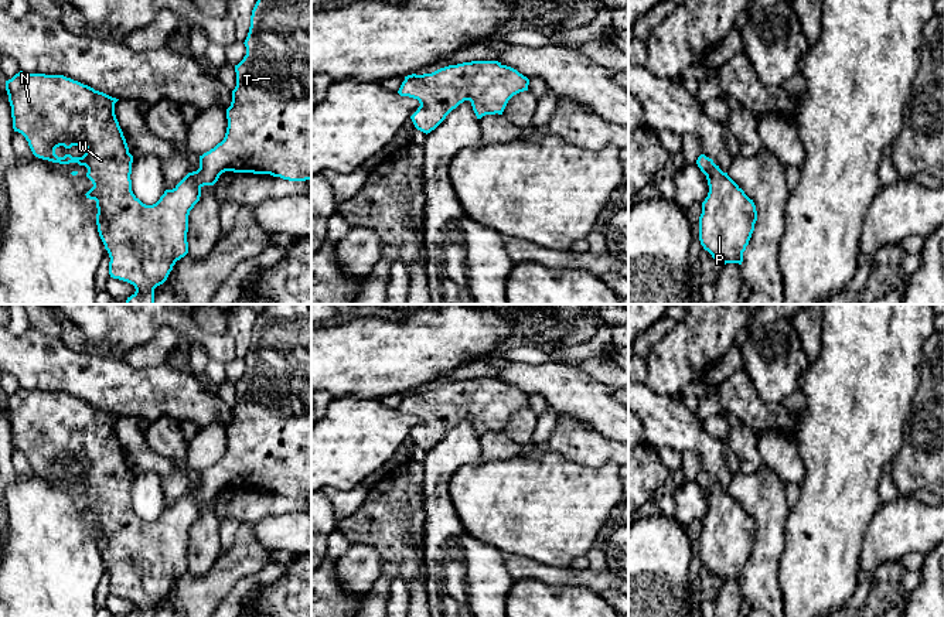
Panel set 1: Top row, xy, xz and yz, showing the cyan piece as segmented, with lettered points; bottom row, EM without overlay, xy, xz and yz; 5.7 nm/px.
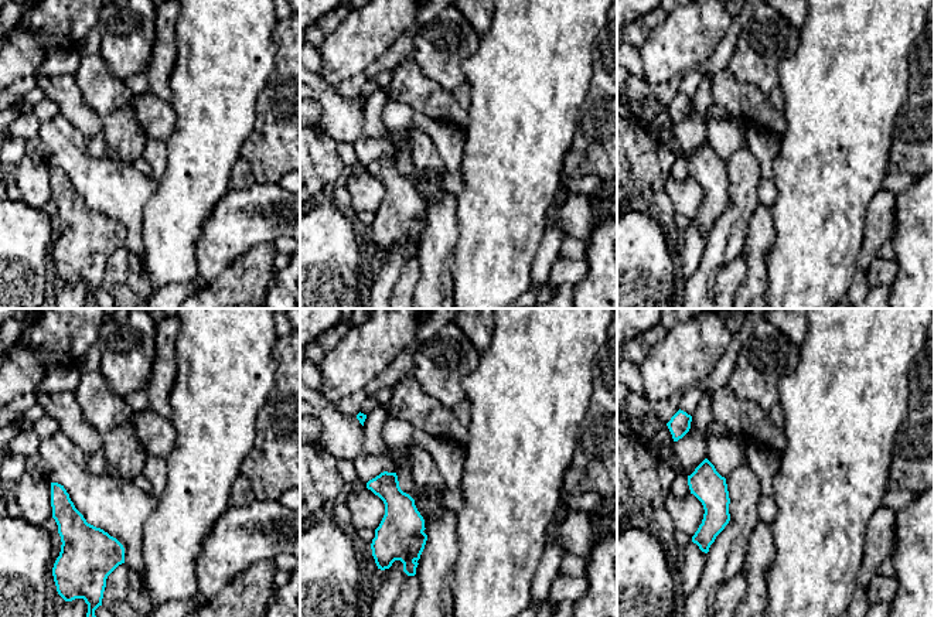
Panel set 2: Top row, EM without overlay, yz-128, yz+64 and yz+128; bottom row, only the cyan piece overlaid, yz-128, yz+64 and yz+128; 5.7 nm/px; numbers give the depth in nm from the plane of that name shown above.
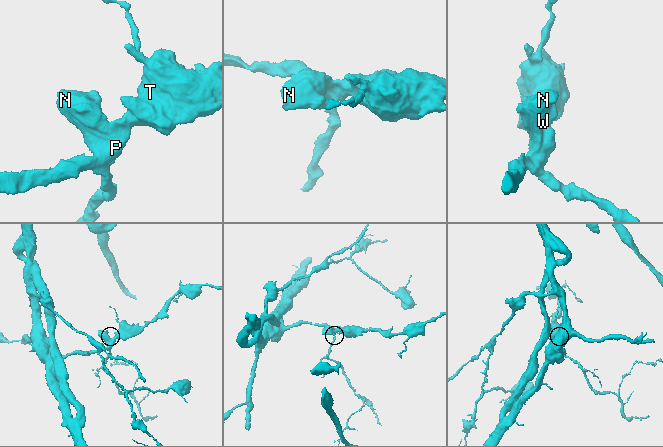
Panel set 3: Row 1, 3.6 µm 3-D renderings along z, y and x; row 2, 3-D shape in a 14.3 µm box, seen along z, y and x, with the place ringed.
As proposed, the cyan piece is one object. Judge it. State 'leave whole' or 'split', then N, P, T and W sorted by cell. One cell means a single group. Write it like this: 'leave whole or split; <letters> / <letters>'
leave whole; N P T W

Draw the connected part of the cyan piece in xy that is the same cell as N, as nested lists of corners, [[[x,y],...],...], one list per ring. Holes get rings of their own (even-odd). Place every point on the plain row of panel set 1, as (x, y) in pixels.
[[[269,304],[258,314],[243,361],[246,372],[235,382],[236,403],[226,426],[228,444],[224,457],[200,473],[200,485],[188,490],[173,507],[166,507],[153,522],[143,521],[132,508],[133,473],[115,432],[119,416],[64,392],[20,388],[6,398],[13,446],[25,454],[33,471],[52,480],[78,480],[88,485],[86,494],[93,504],[85,512],[96,518],[98,549],[110,575],[109,592],[136,606],[127,617],[154,617],[154,606],[167,597],[175,579],[188,570],[188,532],[200,518],[201,505],[214,502],[222,490],[270,491],[289,498],[311,497],[311,304]],[[82,461],[86,464],[82,474],[55,471],[59,463],[71,466]]]

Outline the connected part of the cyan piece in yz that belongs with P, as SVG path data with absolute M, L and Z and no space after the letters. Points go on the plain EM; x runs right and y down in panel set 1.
M701 471L696 481L709 502L699 534L701 562L720 583L742 582L757 538L756 522L712 475Z

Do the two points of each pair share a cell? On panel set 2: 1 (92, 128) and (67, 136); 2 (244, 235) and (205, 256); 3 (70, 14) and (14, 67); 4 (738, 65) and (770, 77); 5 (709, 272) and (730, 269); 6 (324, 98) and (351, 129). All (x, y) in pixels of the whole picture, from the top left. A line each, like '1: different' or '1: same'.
1: different
2: same
3: same
4: same
5: different
6: same

